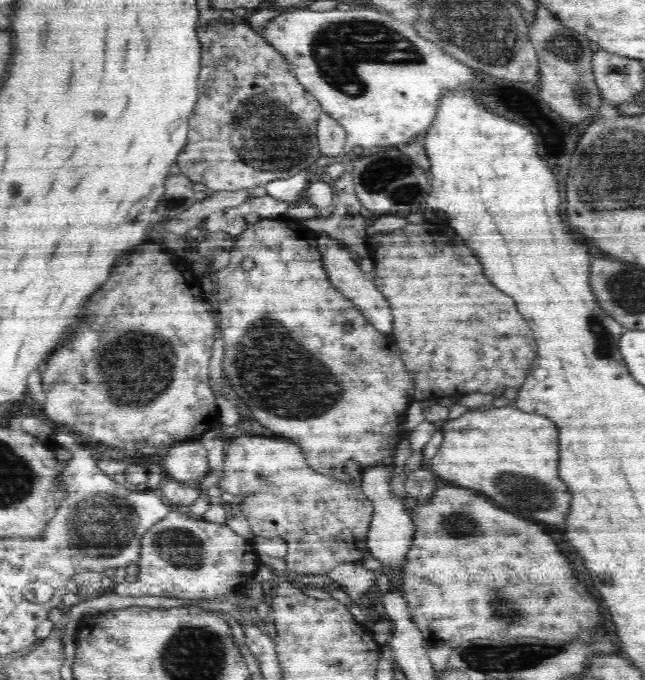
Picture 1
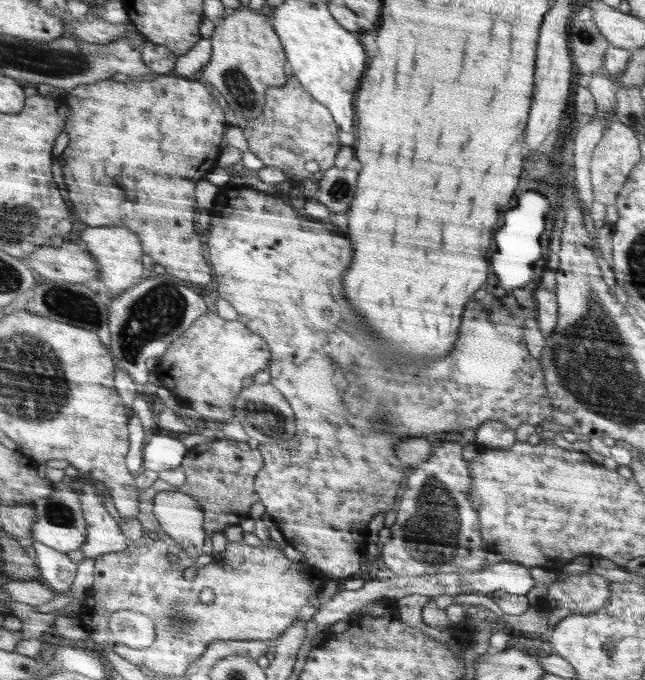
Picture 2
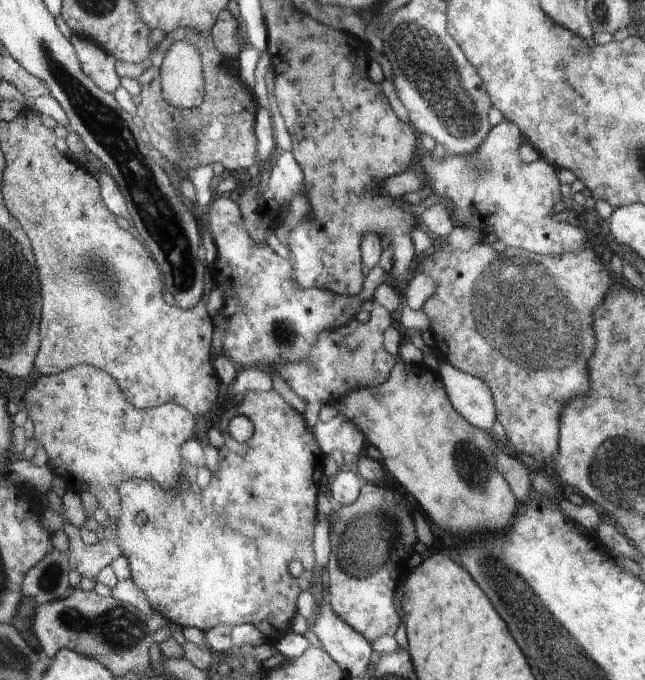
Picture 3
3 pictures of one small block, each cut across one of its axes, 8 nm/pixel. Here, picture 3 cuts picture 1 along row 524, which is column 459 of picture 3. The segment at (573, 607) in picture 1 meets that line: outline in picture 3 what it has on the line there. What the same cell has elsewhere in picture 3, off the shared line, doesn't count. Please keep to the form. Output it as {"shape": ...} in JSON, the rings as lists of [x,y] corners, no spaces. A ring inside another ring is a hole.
{"shape":[[[397,359],[386,382],[380,386],[358,389],[334,405],[339,413],[349,416],[360,425],[370,444],[374,444],[382,452],[384,466],[388,466],[388,472],[418,500],[418,504],[440,528],[462,538],[468,534],[504,532],[516,512],[516,498],[507,479],[496,466],[496,443],[484,429],[475,427],[472,423],[468,424],[468,421],[452,408],[448,398],[441,376],[416,374],[414,366]]]}

